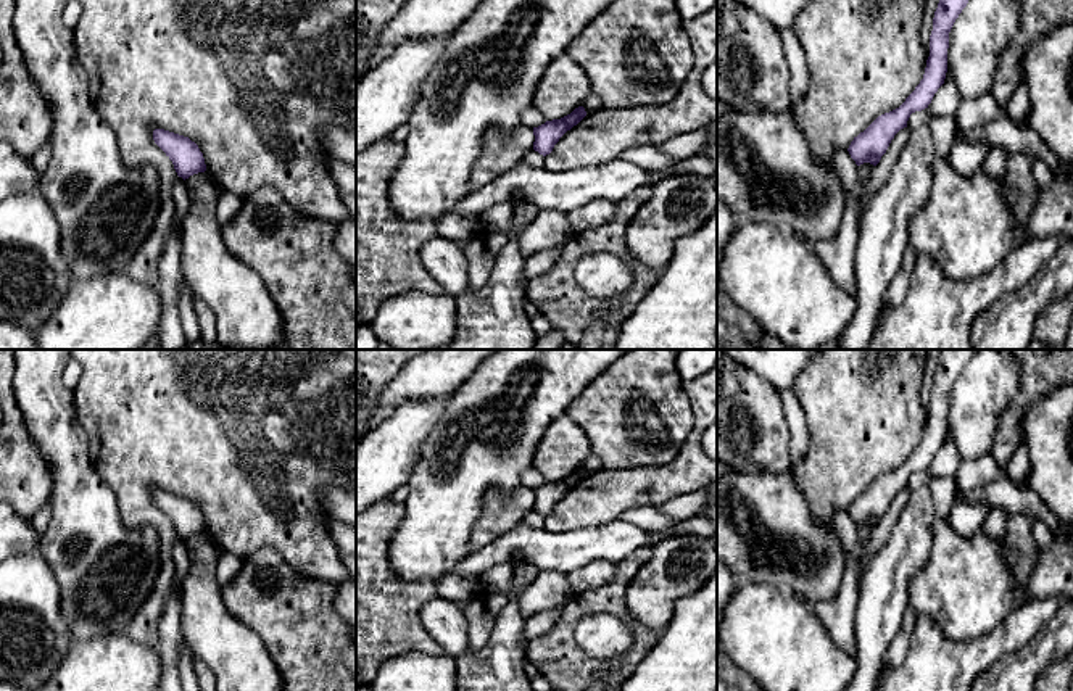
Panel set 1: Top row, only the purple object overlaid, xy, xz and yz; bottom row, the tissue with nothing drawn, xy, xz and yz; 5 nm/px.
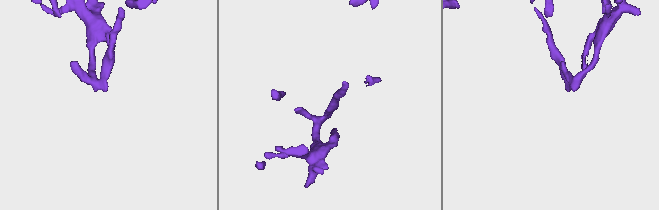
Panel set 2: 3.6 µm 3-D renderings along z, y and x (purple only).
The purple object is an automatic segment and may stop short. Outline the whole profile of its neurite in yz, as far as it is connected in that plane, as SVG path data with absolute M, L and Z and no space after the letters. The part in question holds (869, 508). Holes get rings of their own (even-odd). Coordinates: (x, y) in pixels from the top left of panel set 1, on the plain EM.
M941 350L939 364L933 379L930 417L923 440L899 469L878 477L864 493L854 498L847 512L857 527L864 523L876 527L894 496L907 488L910 475L928 469L946 440L949 393L968 361L978 351L980 350Z

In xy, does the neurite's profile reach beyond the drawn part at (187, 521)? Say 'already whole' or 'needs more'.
already whole

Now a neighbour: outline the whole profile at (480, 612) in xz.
M487 588L469 601L456 602L467 622L469 652L478 652L487 644L498 614L506 604L506 594Z

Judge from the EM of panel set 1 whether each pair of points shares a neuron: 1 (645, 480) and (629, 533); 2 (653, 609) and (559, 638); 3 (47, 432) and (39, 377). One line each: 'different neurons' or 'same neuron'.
1: different neurons
2: different neurons
3: same neuron

